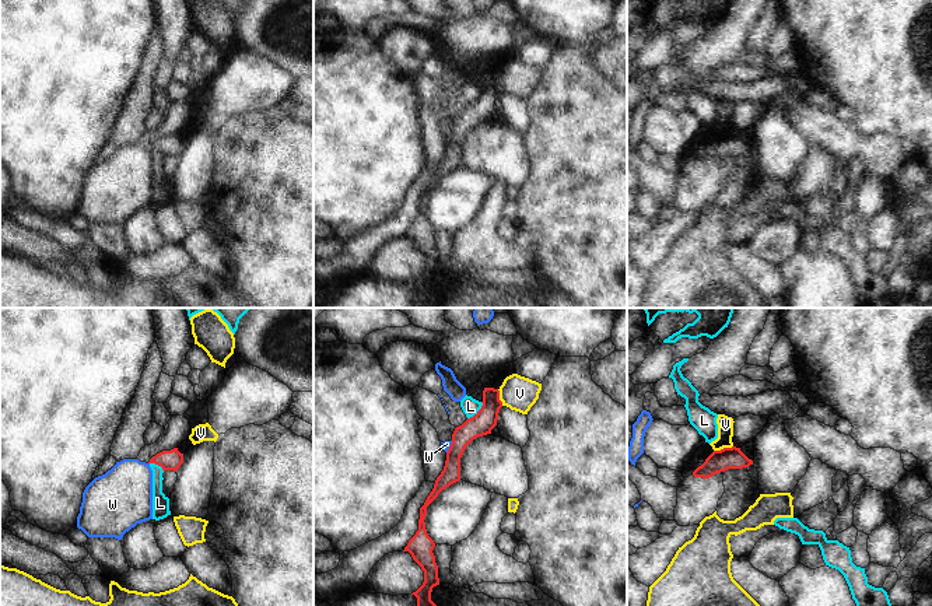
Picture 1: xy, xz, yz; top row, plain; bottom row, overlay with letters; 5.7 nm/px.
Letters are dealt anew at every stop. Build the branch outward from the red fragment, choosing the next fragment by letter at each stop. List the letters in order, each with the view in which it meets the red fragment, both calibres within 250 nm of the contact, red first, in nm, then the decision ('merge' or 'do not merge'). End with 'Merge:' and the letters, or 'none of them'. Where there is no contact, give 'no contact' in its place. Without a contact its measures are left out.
L: xz | 130/100 nm | do not merge
V: yz | 130/100 nm | do not merge
W: xz | 130/50 nm | do not merge
Merge: none of them

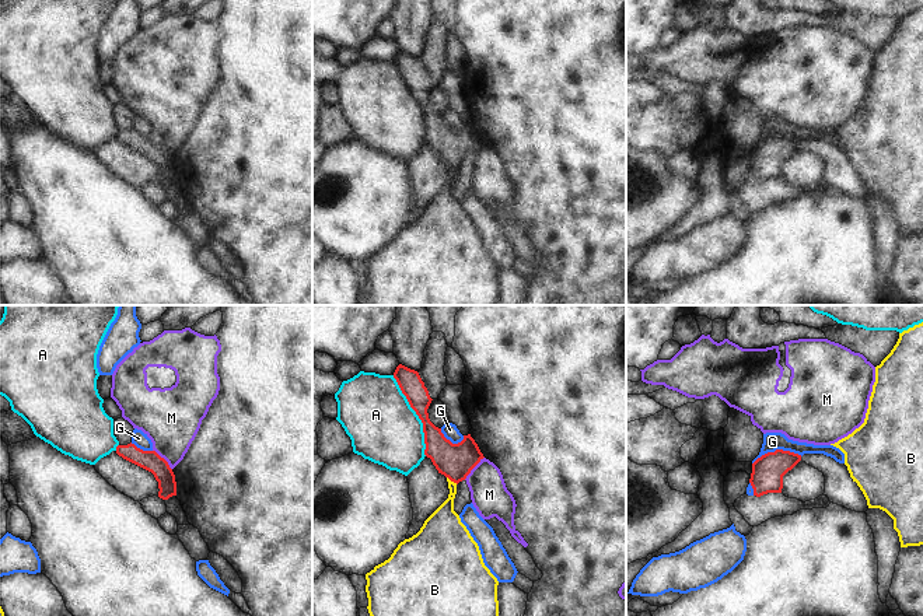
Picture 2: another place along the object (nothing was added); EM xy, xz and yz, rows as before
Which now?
A: xz | 160/400 nm | do not merge
B: xz | 200/180 nm | merge
G: yz | 190/110 nm | do not merge
M: xz | 200/220 nm | do not merge
Merge: B

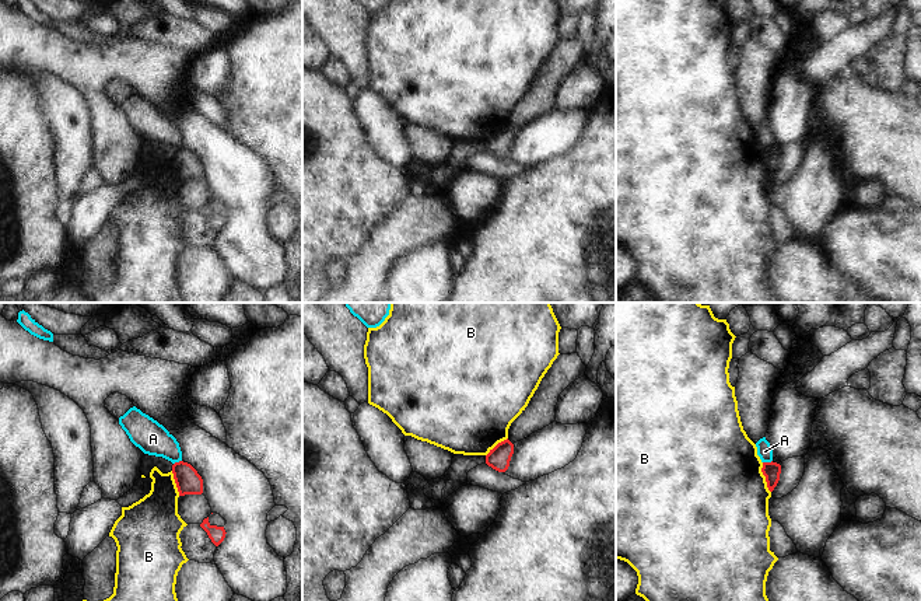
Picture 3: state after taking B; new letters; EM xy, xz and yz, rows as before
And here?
A: yz | 100/90 nm | do not merge
B: yz | 100/480 nm | do not merge
Merge: none of them

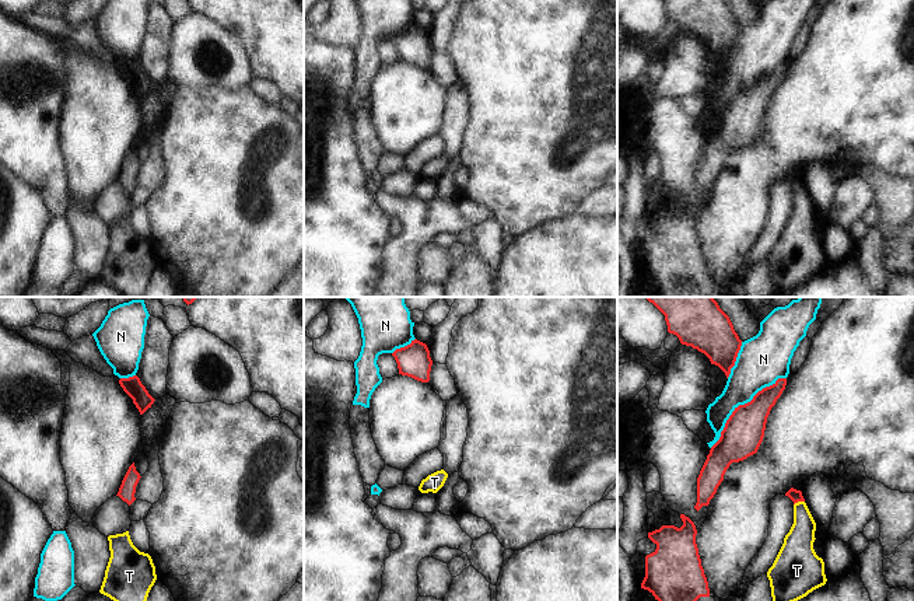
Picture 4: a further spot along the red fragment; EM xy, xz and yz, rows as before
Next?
N: yz | 240/260 nm | do not merge
T: yz | 70/180 nm | merge
Merge: T

